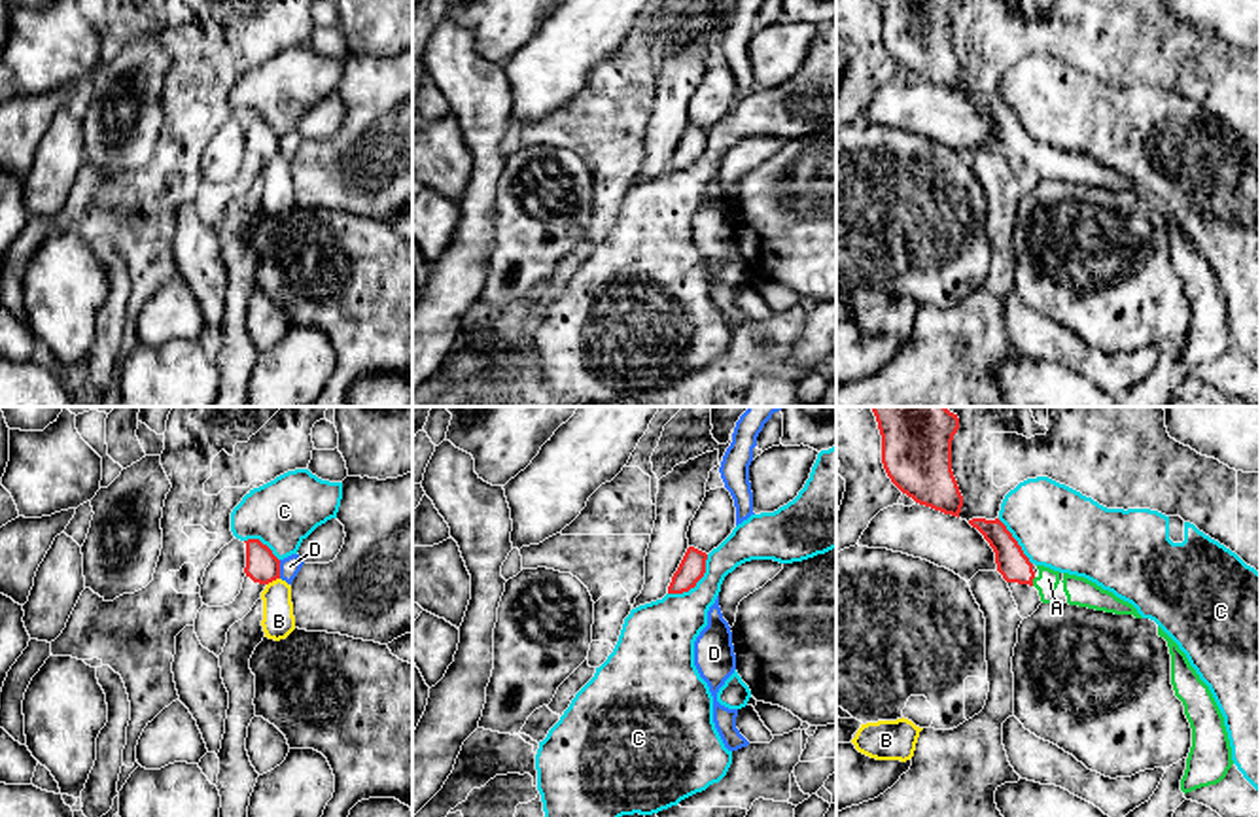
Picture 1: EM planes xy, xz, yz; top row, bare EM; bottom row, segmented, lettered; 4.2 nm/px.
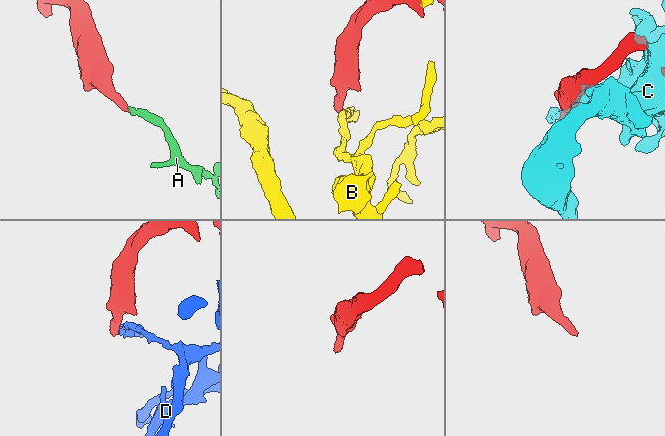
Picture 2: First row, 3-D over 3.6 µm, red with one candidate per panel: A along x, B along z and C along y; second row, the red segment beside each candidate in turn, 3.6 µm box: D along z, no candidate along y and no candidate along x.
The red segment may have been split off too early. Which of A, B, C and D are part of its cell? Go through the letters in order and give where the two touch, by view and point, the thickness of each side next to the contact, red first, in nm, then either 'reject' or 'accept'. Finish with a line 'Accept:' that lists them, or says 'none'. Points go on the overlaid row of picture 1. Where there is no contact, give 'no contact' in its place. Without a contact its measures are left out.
A: yz (1032, 581) | 140/90 nm | accept
B: xy (273, 579) | 140/140 nm | reject
C: xz (697, 581) | 110/260 nm | reject
D: xy (279, 570) | 140/90 nm | reject
Accept: A

